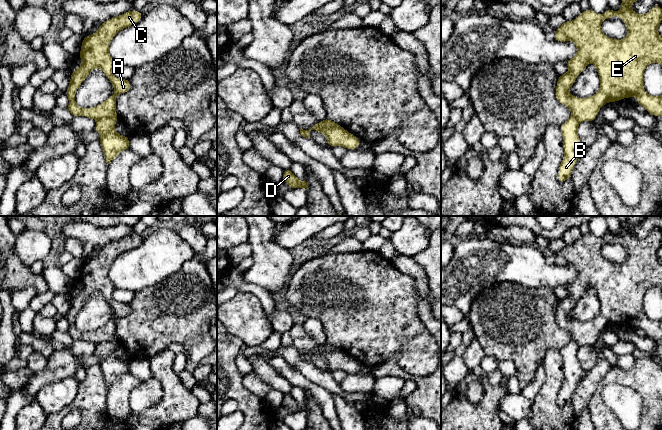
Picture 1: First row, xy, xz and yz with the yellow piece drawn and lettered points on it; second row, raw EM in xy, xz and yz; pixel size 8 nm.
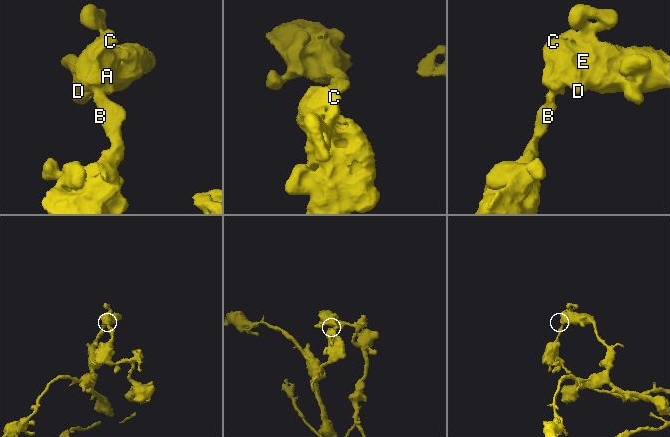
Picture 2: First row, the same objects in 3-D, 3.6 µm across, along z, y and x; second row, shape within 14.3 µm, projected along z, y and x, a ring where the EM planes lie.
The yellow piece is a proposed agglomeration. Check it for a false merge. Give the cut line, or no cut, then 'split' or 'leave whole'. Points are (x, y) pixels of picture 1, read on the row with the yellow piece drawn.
cut in xy along (116, 118), (99, 118), (97, 120); split

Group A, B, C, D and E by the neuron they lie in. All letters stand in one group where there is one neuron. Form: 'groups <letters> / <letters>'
groups A C D E / B

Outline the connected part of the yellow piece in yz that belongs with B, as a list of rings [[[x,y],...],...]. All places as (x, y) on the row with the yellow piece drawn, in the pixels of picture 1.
[[[571,116],[565,123],[560,126],[563,136],[564,158],[560,163],[558,172],[558,181],[564,183],[570,178],[574,165],[579,158],[583,145],[580,143],[578,136],[578,126],[580,121]]]

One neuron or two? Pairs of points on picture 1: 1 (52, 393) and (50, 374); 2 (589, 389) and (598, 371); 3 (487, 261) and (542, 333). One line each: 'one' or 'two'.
1: two
2: one
3: two

